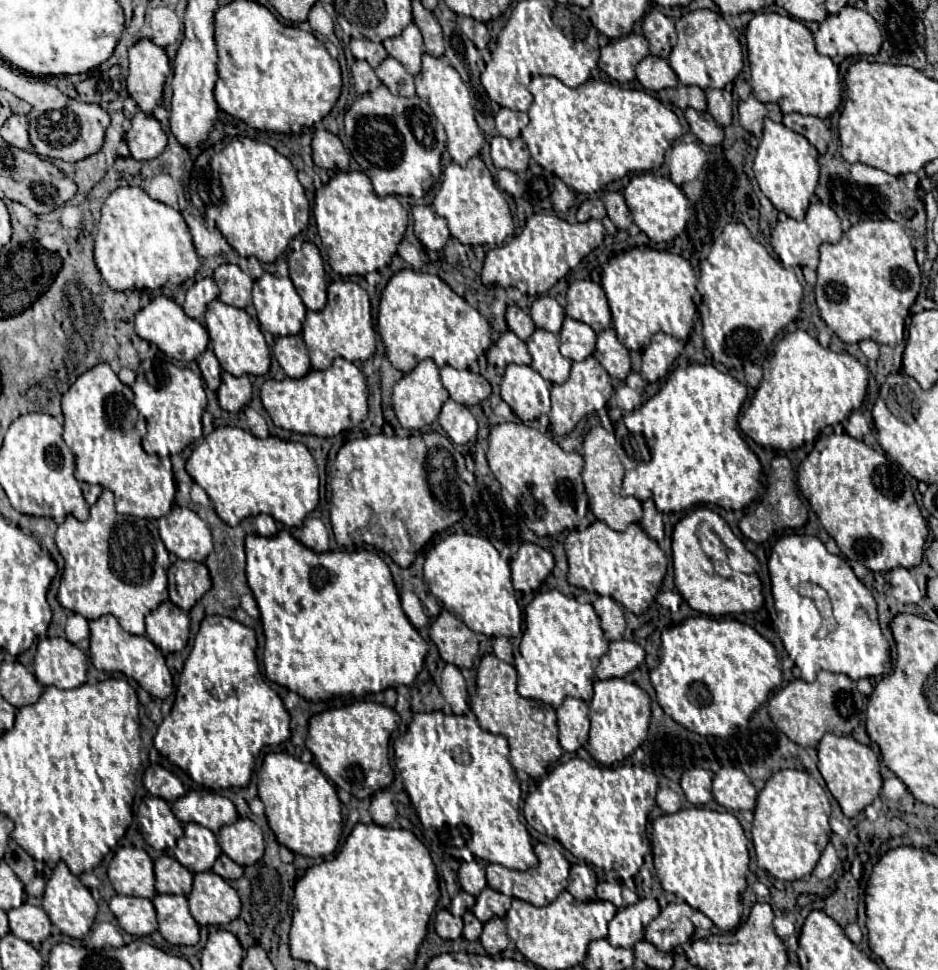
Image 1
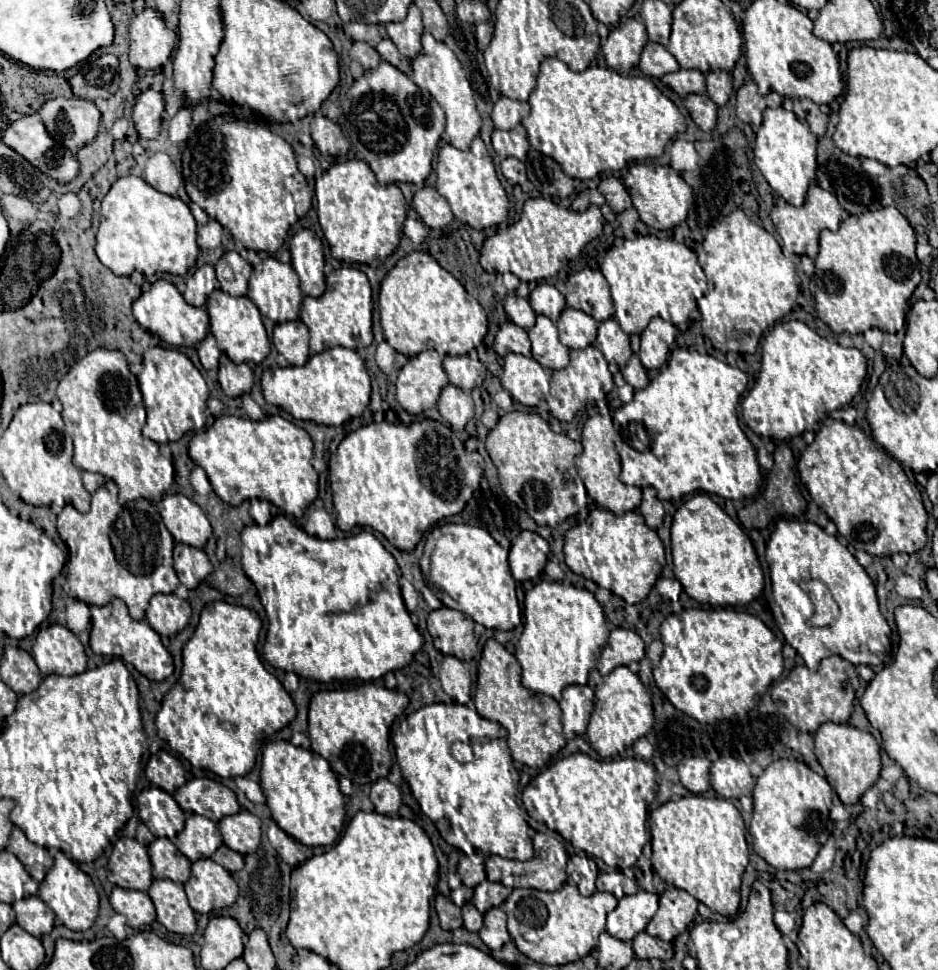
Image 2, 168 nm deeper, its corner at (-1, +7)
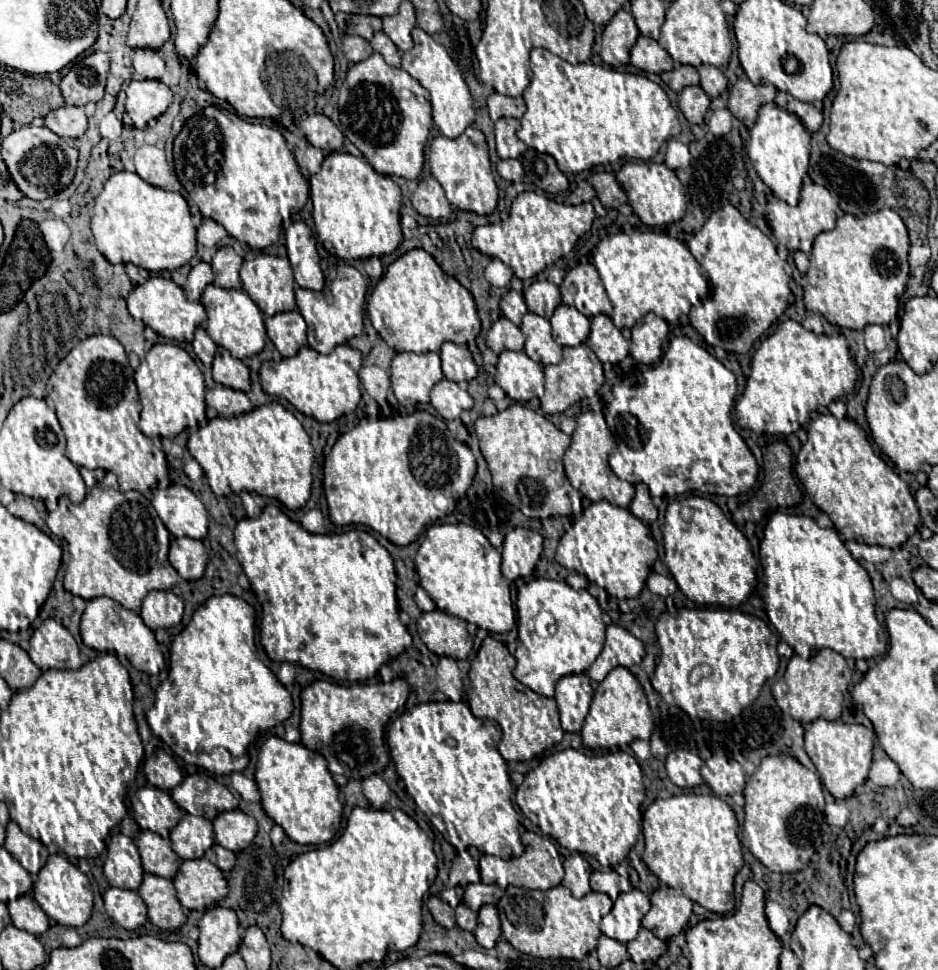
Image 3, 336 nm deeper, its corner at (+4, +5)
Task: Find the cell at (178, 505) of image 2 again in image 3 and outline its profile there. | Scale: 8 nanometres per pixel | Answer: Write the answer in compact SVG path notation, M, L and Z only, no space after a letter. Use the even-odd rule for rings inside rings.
M169 485L153 494L153 507L175 537L203 539L207 535L207 511L185 485Z

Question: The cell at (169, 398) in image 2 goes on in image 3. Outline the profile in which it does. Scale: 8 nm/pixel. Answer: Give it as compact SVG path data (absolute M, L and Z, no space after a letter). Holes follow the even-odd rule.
M157 343L147 351L147 357L141 361L139 369L135 371L135 383L139 389L139 399L141 399L141 419L139 419L139 429L147 437L177 437L183 429L198 429L205 427L209 422L206 416L205 404L205 383L201 369L193 361L193 357L181 349L180 346L169 343Z

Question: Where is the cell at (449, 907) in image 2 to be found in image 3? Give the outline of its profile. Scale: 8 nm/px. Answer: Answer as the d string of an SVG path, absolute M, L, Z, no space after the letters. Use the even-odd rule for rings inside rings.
M431 895L429 901L427 901L427 907L429 907L429 913L433 915L433 919L435 919L439 925L443 925L443 927L447 927L447 929L455 927L455 911L451 909L449 903L445 903L445 901L441 901L439 897Z

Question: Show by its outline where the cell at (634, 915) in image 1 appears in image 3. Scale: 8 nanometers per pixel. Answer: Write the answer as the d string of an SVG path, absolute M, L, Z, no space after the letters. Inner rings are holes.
M639 889L621 893L613 909L601 919L601 933L621 943L633 941L637 937L637 931L641 929L641 919L649 911L649 907L649 895Z

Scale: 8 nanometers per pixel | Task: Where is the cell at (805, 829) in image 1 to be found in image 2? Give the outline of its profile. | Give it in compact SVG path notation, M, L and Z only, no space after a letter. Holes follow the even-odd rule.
M792 759L770 763L754 787L754 813L750 823L752 849L776 869L810 867L832 831L828 817L830 805L832 787L806 763Z

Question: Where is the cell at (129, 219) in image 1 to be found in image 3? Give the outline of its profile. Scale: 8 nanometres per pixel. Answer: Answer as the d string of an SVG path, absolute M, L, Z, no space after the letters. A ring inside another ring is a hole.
M121 171L109 177L95 201L91 219L97 249L111 263L133 263L147 271L175 271L197 251L195 225L183 195L149 185L137 173Z

